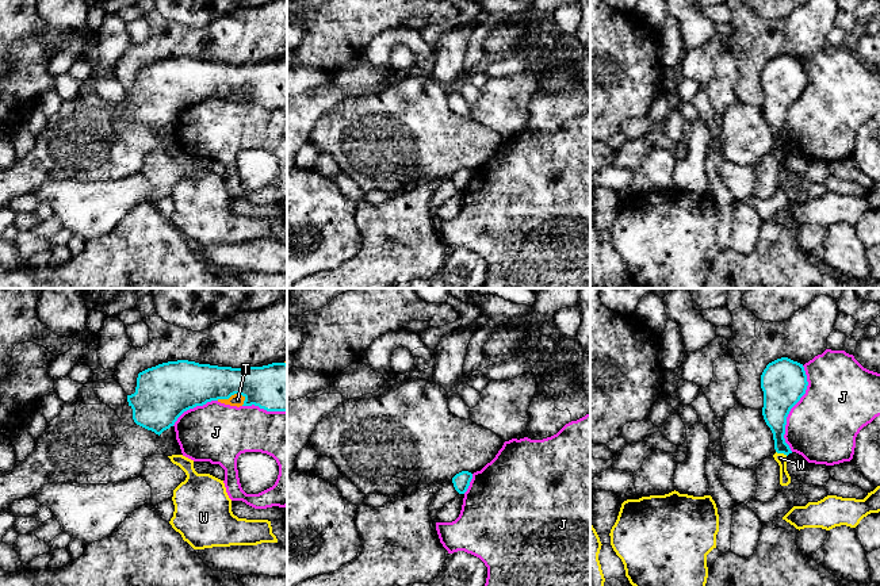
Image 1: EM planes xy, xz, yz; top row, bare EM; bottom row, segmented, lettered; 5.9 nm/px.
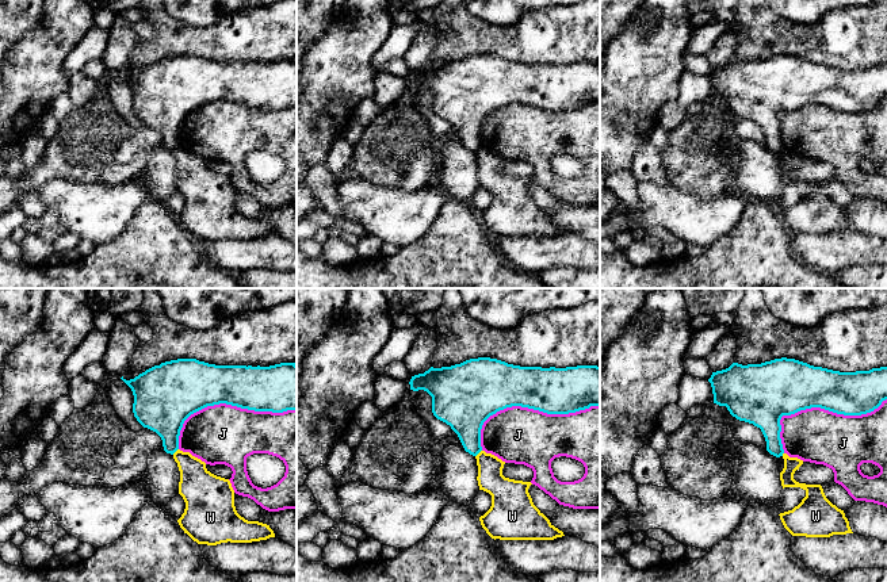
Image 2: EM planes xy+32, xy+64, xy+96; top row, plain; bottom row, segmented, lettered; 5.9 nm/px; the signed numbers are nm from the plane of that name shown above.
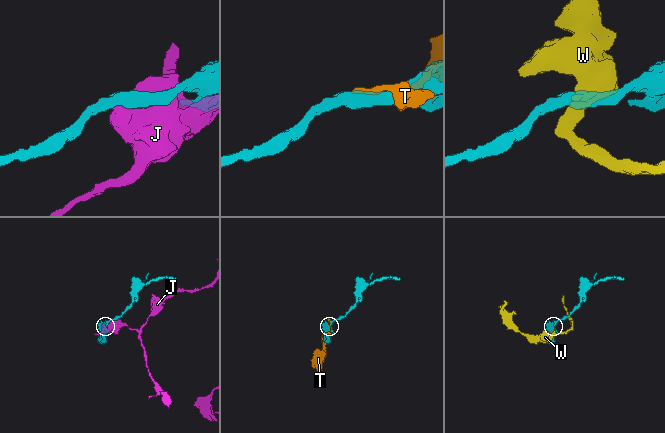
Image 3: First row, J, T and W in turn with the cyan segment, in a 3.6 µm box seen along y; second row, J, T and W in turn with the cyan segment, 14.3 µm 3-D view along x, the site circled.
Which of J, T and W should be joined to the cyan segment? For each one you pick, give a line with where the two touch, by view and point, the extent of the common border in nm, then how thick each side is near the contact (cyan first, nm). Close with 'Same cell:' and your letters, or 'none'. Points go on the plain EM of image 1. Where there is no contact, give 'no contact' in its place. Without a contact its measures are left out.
Same cell: none

